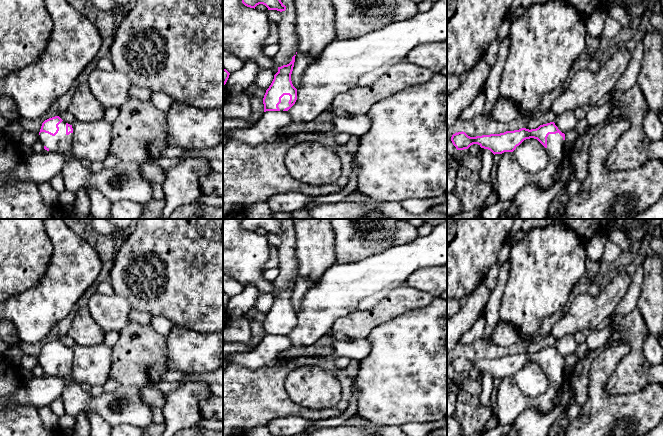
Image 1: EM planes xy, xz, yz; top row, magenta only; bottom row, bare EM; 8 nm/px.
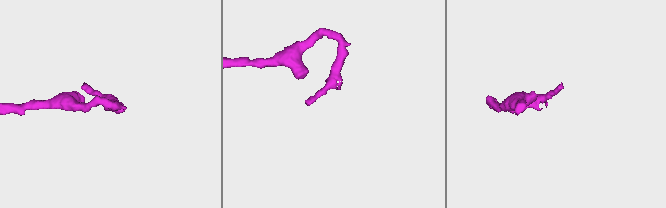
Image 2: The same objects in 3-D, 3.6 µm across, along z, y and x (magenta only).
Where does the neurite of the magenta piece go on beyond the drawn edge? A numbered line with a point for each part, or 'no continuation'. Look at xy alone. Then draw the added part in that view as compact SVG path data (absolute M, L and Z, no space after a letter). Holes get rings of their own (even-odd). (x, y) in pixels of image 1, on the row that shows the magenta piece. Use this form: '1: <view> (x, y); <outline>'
1: xy (61, 142); M62 121L59 125L59 131L55 136L41 132L39 141L51 152L67 152L70 154L73 140L73 133L66 134L66 123Z

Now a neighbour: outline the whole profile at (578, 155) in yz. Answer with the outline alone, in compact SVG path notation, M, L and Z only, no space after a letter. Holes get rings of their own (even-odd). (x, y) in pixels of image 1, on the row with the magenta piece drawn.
M603 124L589 127L584 134L578 135L572 148L567 153L572 165L574 178L580 182L583 182L588 174L589 147L591 140L603 127Z

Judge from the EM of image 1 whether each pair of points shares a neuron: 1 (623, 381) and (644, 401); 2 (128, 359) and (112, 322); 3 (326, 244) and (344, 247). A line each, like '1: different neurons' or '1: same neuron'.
1: different neurons
2: different neurons
3: different neurons

